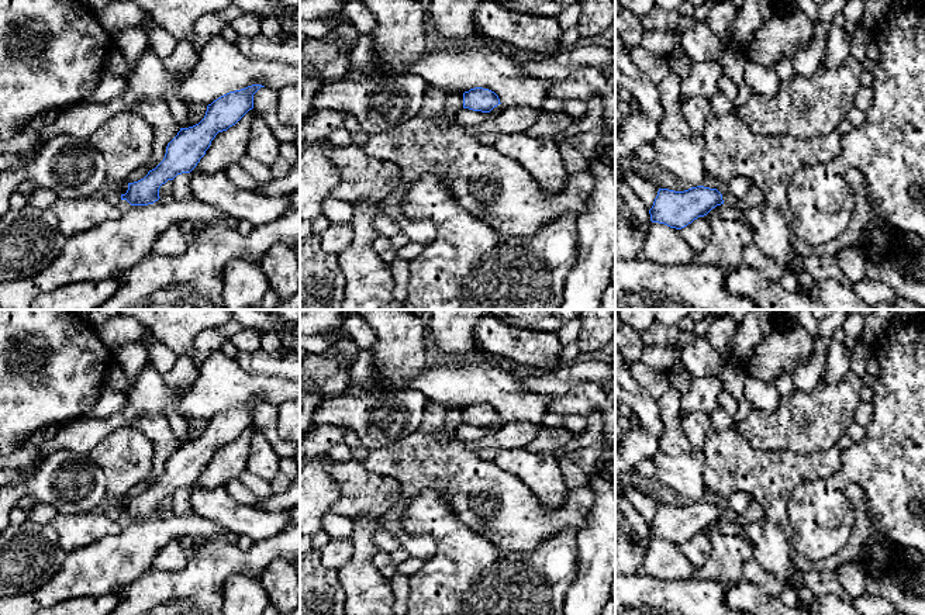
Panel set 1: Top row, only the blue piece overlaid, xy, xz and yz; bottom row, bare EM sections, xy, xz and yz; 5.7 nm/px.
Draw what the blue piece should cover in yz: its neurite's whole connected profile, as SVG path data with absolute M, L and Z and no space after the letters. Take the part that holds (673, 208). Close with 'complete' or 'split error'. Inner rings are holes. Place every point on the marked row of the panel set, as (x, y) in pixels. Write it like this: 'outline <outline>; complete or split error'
outline M704 186L684 191L659 189L649 214L652 222L681 229L721 204L724 204L722 194L717 189Z; complete

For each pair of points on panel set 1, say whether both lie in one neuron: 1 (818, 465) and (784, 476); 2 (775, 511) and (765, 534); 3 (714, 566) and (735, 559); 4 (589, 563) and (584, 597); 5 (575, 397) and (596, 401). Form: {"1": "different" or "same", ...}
{"1": "same", "2": "different", "3": "same", "4": "same", "5": "same"}

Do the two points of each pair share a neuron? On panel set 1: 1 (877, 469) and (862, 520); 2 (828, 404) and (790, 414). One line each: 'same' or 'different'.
1: different
2: same

